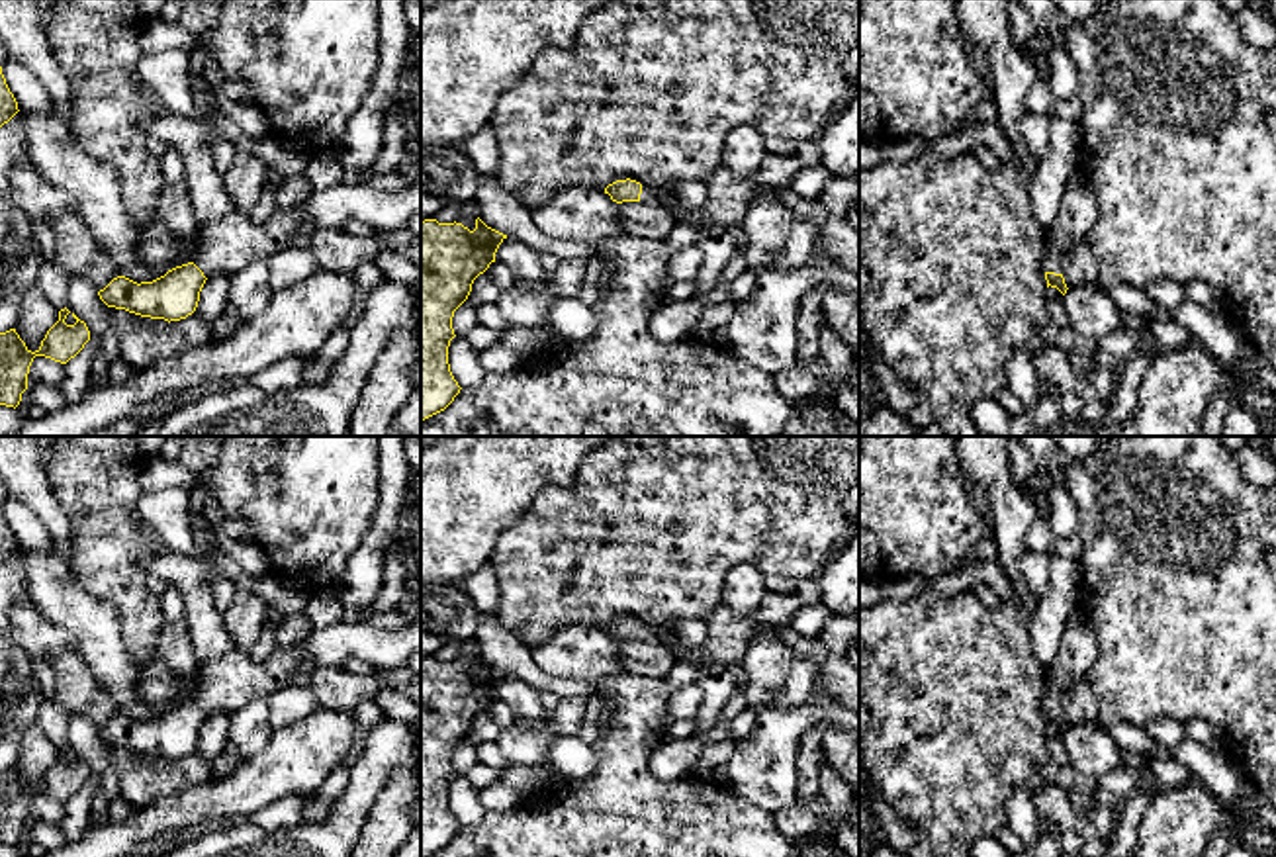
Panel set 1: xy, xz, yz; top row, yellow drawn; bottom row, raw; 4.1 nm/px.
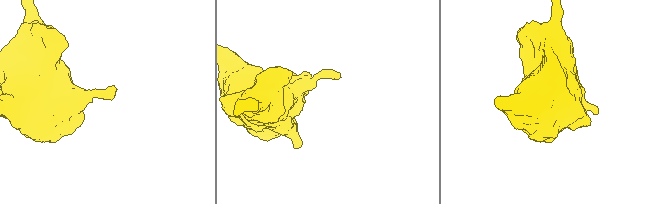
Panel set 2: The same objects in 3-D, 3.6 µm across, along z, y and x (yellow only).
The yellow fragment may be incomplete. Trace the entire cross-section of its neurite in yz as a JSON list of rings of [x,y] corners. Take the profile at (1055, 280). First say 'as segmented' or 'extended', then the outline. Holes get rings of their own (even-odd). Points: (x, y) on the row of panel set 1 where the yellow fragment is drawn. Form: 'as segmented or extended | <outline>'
extended | [[[1076,170],[1063,194],[1059,211],[1049,227],[1045,227],[1047,252],[1043,272],[1047,288],[1057,288],[1063,295],[1067,284],[1063,278],[1065,258],[1076,243],[1088,243],[1096,223],[1096,200],[1088,190],[1086,178]]]

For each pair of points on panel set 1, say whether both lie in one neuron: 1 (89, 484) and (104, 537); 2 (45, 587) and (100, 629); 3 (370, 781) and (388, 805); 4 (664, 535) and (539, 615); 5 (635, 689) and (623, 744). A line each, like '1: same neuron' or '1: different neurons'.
1: same neuron
2: same neuron
3: different neurons
4: same neuron
5: same neuron

